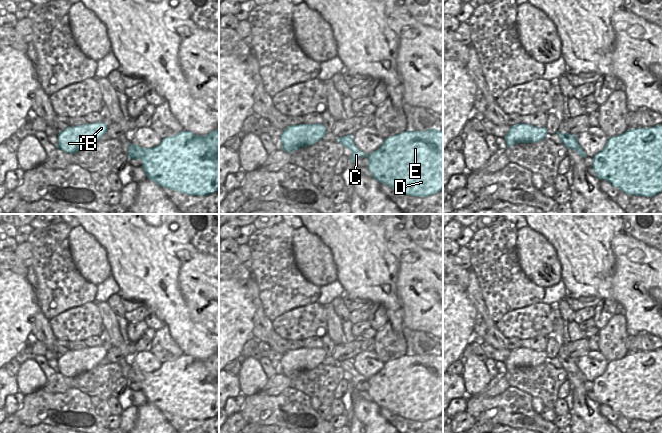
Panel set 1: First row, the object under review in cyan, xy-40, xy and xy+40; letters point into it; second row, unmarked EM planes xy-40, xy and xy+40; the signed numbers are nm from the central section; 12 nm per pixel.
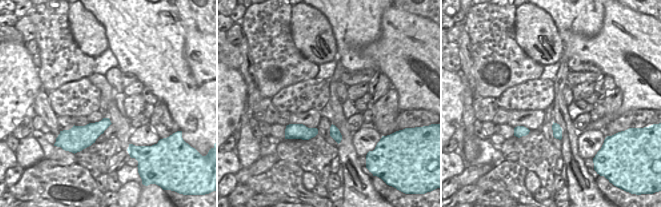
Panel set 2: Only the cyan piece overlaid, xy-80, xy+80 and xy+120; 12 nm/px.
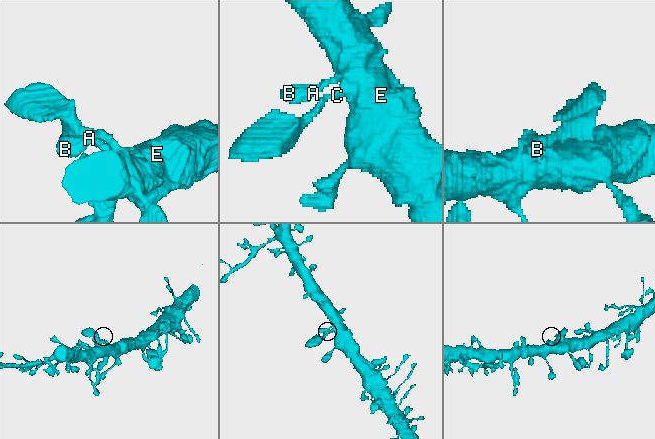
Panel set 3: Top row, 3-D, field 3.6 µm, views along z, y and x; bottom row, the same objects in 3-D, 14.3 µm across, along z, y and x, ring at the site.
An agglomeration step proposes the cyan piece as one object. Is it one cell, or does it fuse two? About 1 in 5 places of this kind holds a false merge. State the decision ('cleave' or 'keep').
keep

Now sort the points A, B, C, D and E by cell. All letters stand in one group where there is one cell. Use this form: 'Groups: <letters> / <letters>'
Groups: A B C D E.

